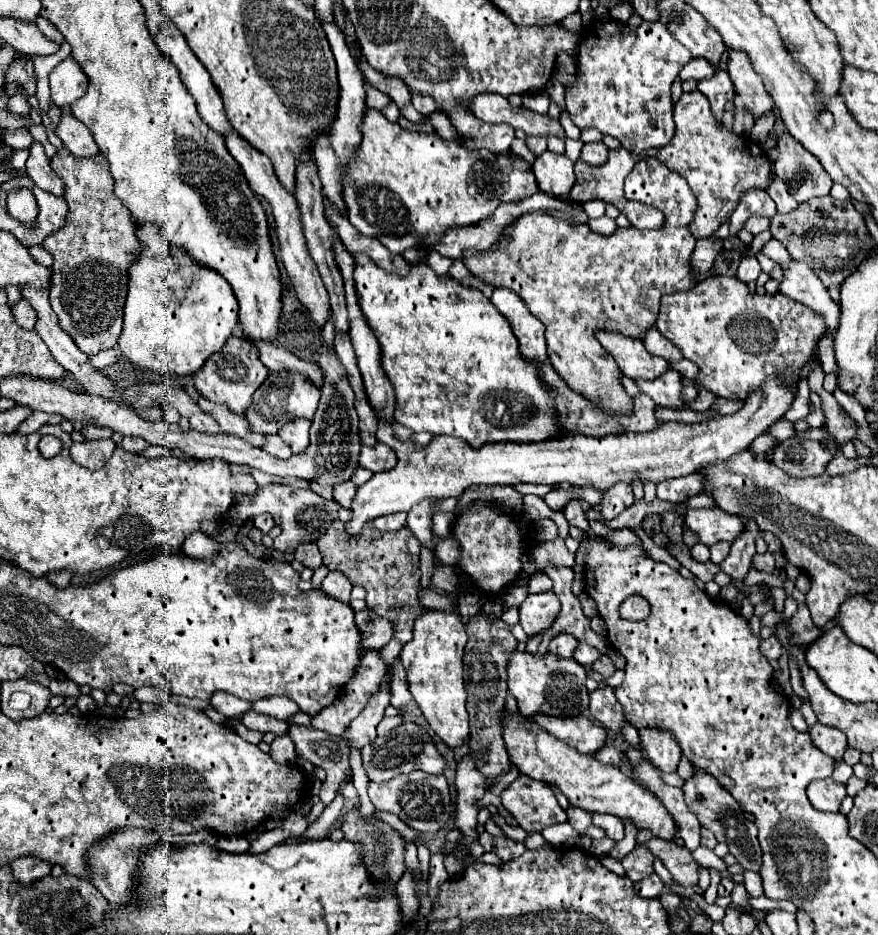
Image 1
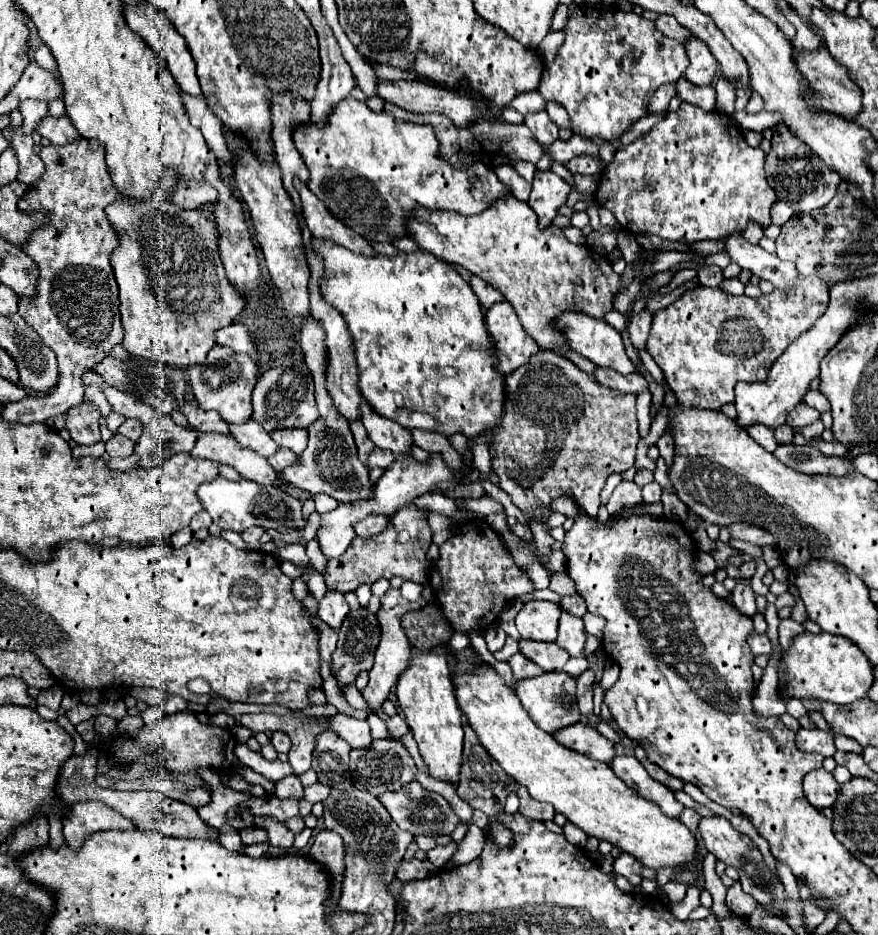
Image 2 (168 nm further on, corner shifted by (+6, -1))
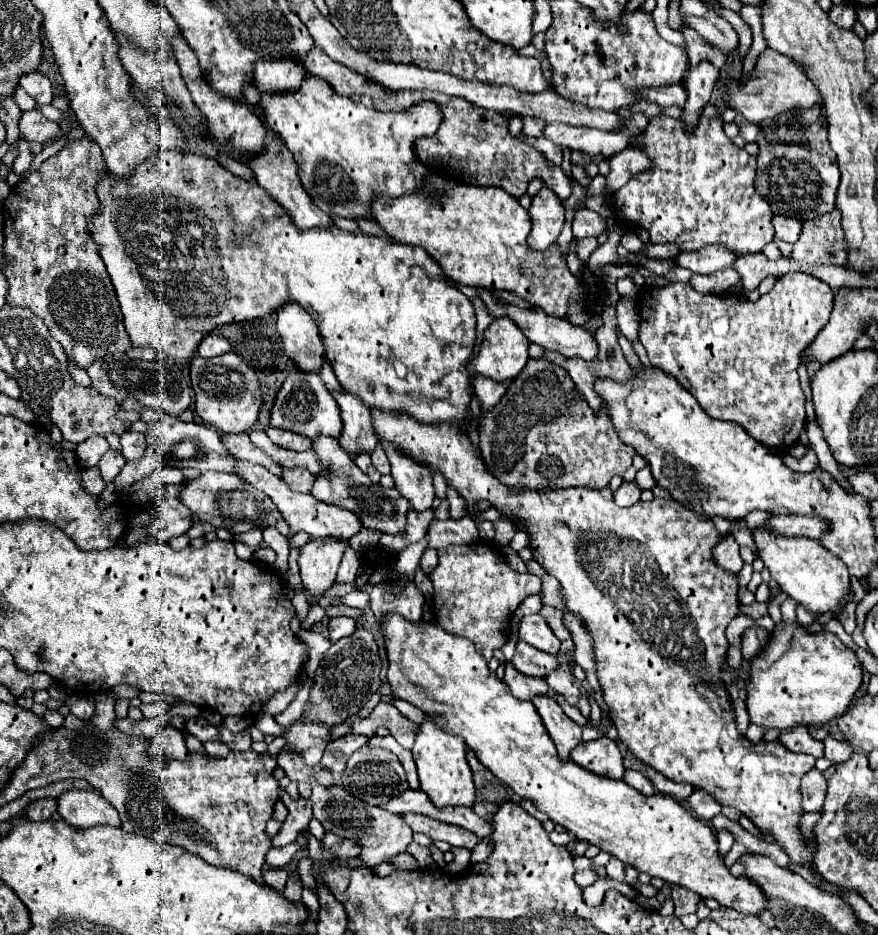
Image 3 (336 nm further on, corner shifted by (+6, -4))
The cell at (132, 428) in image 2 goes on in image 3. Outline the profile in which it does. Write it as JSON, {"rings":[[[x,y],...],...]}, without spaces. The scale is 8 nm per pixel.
{"rings":[[[127,432],[121,436],[121,454],[127,462],[139,460],[145,454],[145,436],[139,432]]]}

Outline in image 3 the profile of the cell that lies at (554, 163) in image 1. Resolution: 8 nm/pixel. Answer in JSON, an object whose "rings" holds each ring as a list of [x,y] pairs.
{"rings":[[[543,186],[531,202],[529,216],[533,224],[527,238],[529,248],[539,252],[547,250],[551,244],[555,244],[565,222],[565,208],[561,200],[549,188]]]}

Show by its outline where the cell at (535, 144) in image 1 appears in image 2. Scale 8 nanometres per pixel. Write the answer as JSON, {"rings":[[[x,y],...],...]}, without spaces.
{"rings":[[[539,111],[539,113],[531,113],[525,117],[525,125],[531,129],[533,137],[541,143],[541,145],[551,145],[557,135],[559,135],[559,129],[557,125],[549,119],[547,111]]]}

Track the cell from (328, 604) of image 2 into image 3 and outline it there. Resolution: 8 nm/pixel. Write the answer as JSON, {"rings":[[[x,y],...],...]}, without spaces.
{"rings":[[[333,618],[329,622],[329,636],[331,642],[337,642],[339,638],[345,638],[355,632],[355,620],[353,618]]]}

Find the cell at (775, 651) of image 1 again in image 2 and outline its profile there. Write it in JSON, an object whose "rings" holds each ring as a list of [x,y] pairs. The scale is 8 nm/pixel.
{"rings":[[[751,633],[747,639],[753,655],[761,655],[761,653],[771,653],[771,643],[767,639],[767,635],[759,635],[759,633]]]}

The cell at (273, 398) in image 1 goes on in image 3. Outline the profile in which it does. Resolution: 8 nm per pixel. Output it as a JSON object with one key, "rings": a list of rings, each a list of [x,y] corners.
{"rings":[[[293,370],[287,376],[283,388],[279,390],[275,406],[271,408],[271,424],[269,426],[291,430],[291,432],[297,432],[307,438],[315,438],[315,436],[339,438],[343,422],[341,422],[341,410],[339,410],[335,398],[329,394],[325,384],[321,382],[321,378],[317,374]]]}

